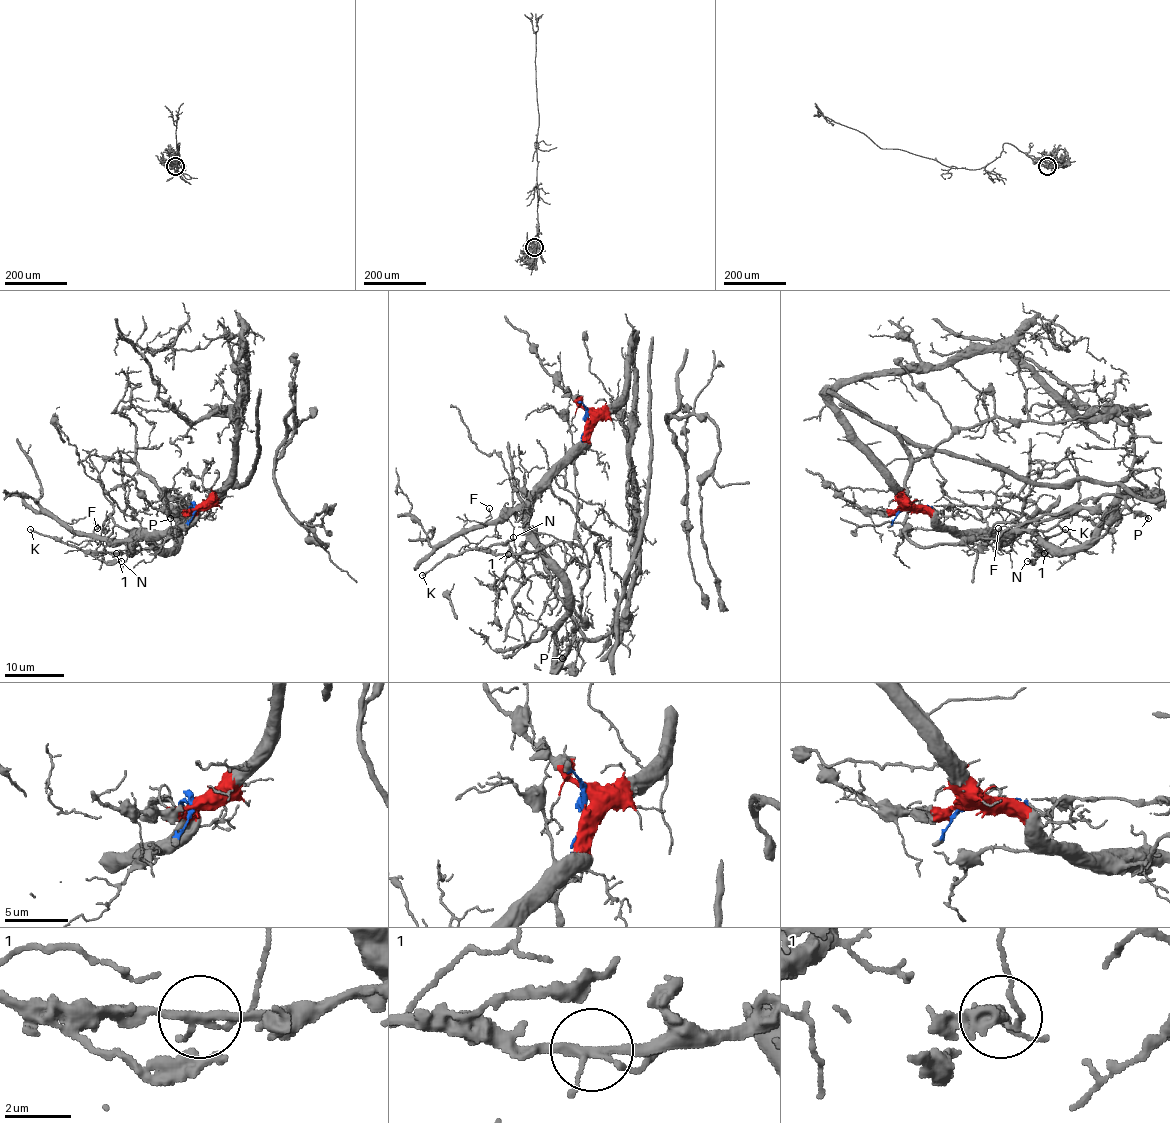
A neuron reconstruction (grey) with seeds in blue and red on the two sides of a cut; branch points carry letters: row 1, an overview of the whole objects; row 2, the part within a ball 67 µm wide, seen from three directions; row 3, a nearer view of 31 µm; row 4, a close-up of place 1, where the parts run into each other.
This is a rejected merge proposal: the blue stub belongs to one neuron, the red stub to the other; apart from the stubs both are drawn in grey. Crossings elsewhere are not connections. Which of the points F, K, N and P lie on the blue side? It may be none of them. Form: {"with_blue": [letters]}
{"with_blue": ["K", "N", "P"]}

